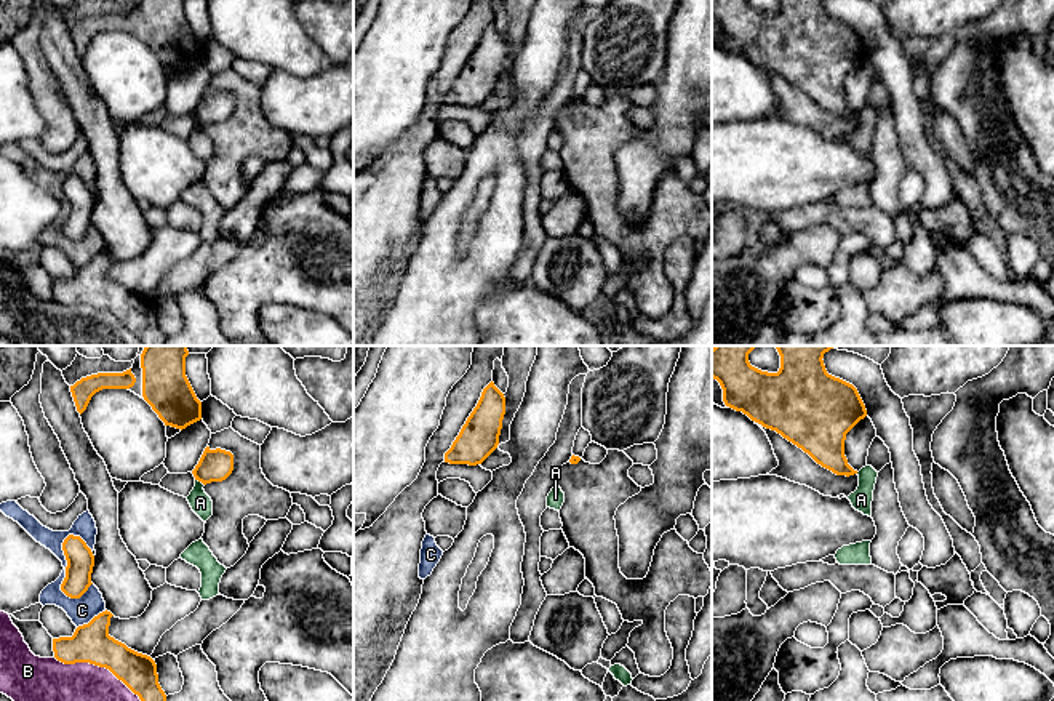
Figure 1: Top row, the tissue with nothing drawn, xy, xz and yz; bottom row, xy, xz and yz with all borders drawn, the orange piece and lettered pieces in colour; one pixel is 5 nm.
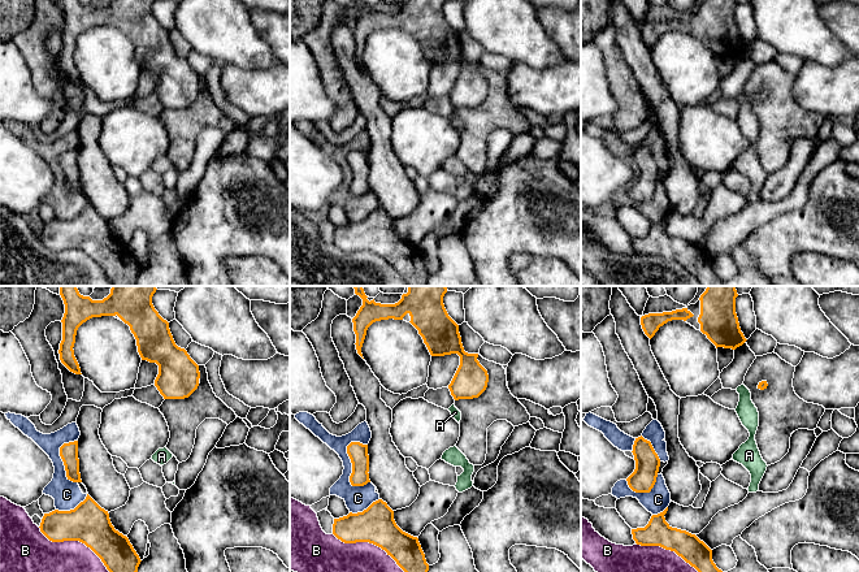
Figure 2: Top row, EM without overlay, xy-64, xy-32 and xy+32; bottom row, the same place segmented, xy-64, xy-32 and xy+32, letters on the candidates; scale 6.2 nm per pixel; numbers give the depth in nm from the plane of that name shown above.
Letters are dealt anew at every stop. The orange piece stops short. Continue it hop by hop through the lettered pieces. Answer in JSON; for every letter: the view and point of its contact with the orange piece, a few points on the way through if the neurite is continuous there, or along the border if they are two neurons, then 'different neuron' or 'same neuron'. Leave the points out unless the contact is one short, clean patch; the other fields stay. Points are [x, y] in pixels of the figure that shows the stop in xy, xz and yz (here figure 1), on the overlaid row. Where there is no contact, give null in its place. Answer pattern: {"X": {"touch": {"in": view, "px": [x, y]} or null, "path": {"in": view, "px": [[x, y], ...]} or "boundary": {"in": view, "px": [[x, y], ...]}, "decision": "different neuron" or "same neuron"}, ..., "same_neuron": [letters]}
{"A": {"touch": {"in": "xy", "px": [200, 480]}, "boundary": {"in": "xy", "px": [[195, 479], [203, 485]]}, "decision": "different neuron"}, "B": {"touch": {"in": "xy", "px": [98, 664]}, "decision": "different neuron"}, "C": {"touch": {"in": "xy", "px": [66, 570]}, "decision": "different neuron"}, "same_neuron": []}

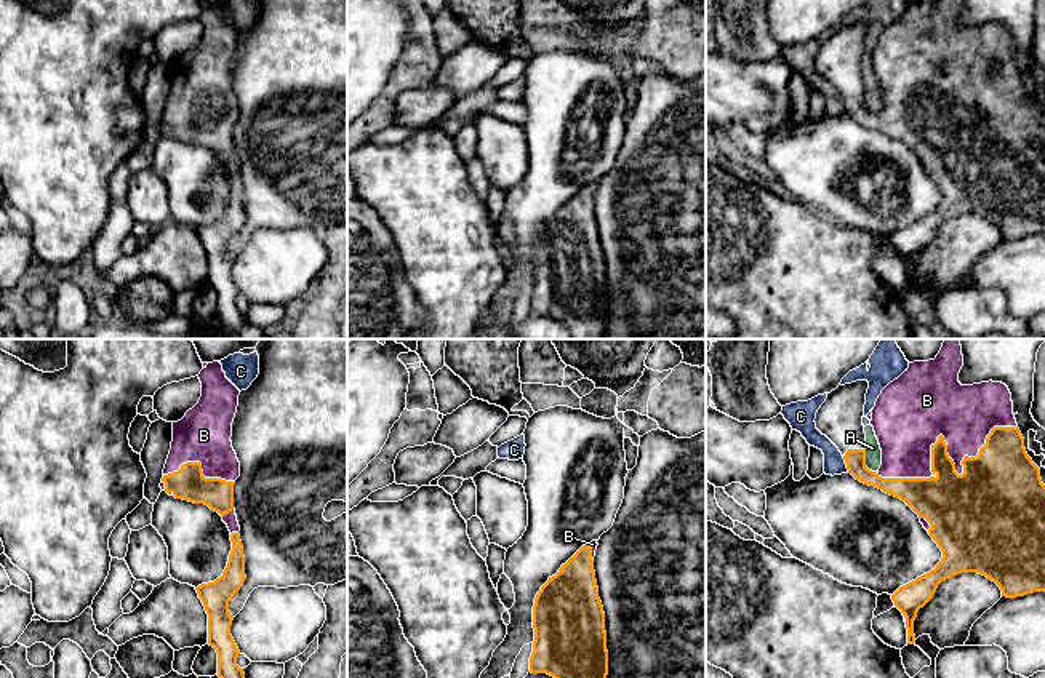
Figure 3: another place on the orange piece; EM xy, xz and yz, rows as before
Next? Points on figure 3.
{"A": {"touch": {"in": "yz", "px": [864, 462]}, "boundary": {"in": "yz", "px": [[864, 450], [864, 464], [876, 472]]}, "decision": "different neuron"}, "B": {"touch": {"in": "yz", "px": [946, 446]}, "decision": "same neuron"}, "C": {"touch": {"in": "yz", "px": [845, 462]}, "boundary": {"in": "yz", "px": [[842, 456], [848, 472]]}, "decision": "different neuron"}, "same_neuron": ["B"]}

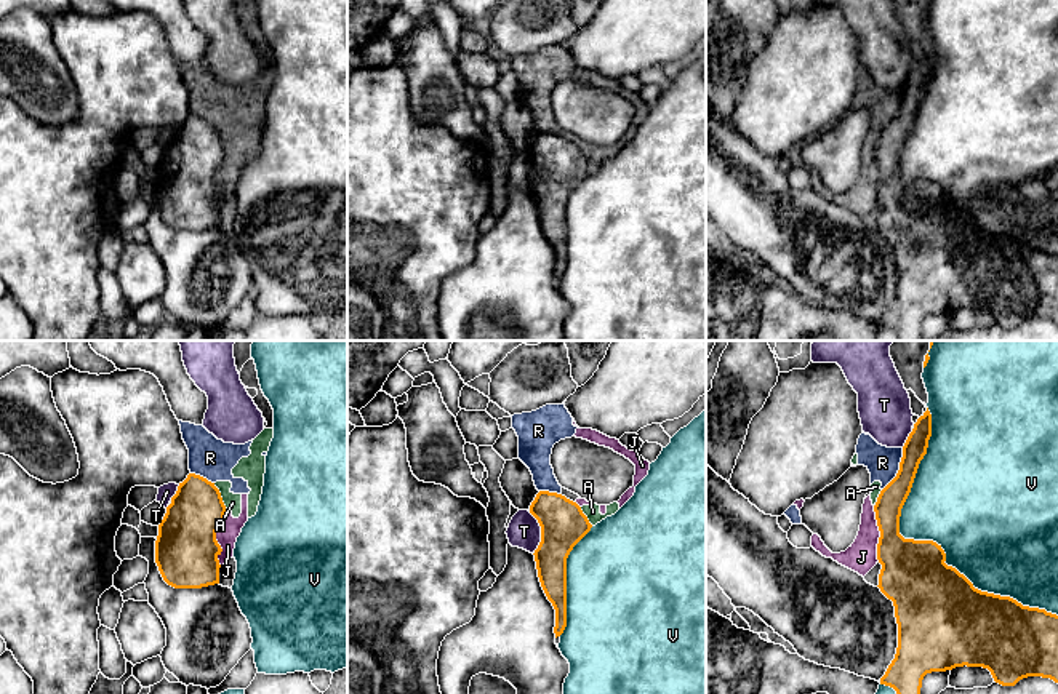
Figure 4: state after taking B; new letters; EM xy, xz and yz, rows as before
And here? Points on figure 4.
{"A": {"touch": {"in": "xy", "px": [220, 496]}, "boundary": {"in": "xy", "px": [[213, 483], [226, 507]]}, "decision": "different neuron"}, "J": {"touch": {"in": "xy", "px": [215, 538]}, "boundary": {"in": "xy", "px": [[226, 509], [216, 531], [216, 542], [221, 549], [220, 565]]}, "decision": "different neuron"}, "R": {"touch": {"in": "yz", "px": [900, 469]}, "decision": "different neuron"}, "T": {"touch": {"in": "xz", "px": [541, 533]}, "decision": "different neuron"}, "V": {"touch": {"in": "yz", "px": [921, 541]}, "decision": "different neuron"}, "same_neuron": []}

